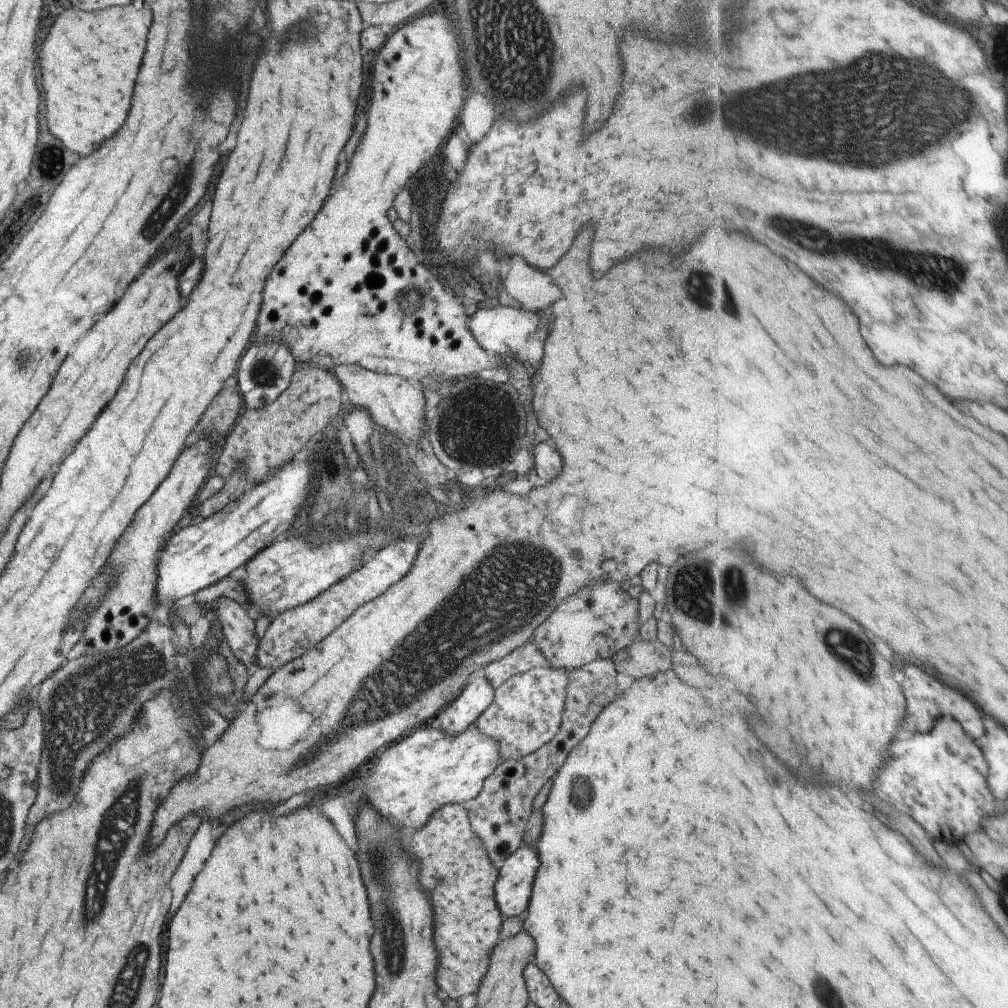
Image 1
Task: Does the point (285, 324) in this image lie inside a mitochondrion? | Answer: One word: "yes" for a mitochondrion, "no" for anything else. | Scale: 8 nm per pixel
no

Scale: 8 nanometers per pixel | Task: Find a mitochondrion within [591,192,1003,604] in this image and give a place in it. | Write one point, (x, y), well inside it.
(930, 267)

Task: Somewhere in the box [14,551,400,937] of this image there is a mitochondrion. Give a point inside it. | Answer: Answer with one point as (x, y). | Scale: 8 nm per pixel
(83, 706)

